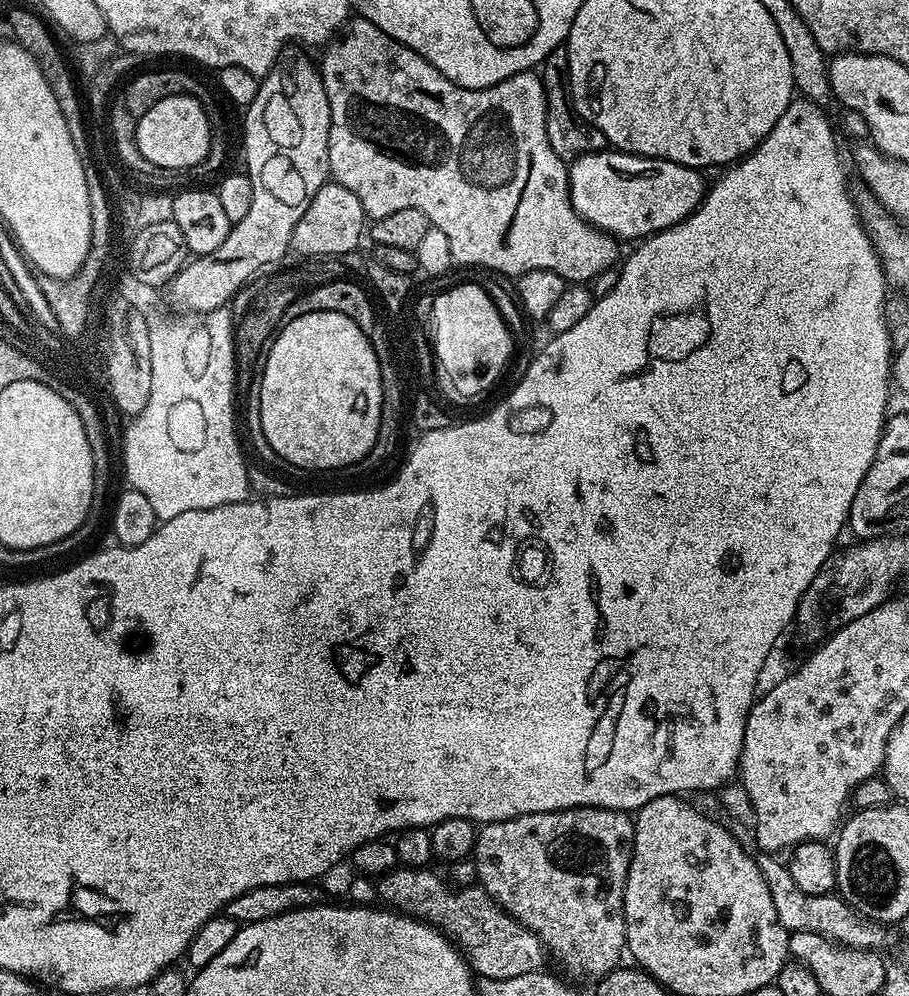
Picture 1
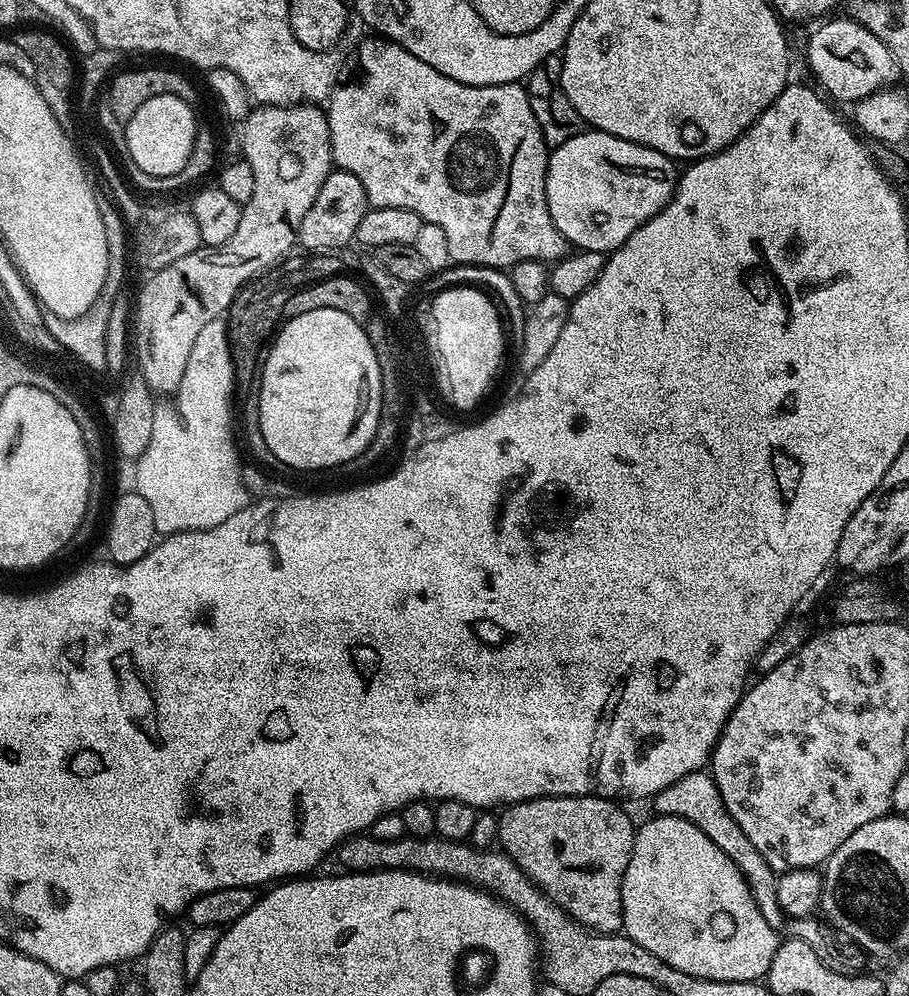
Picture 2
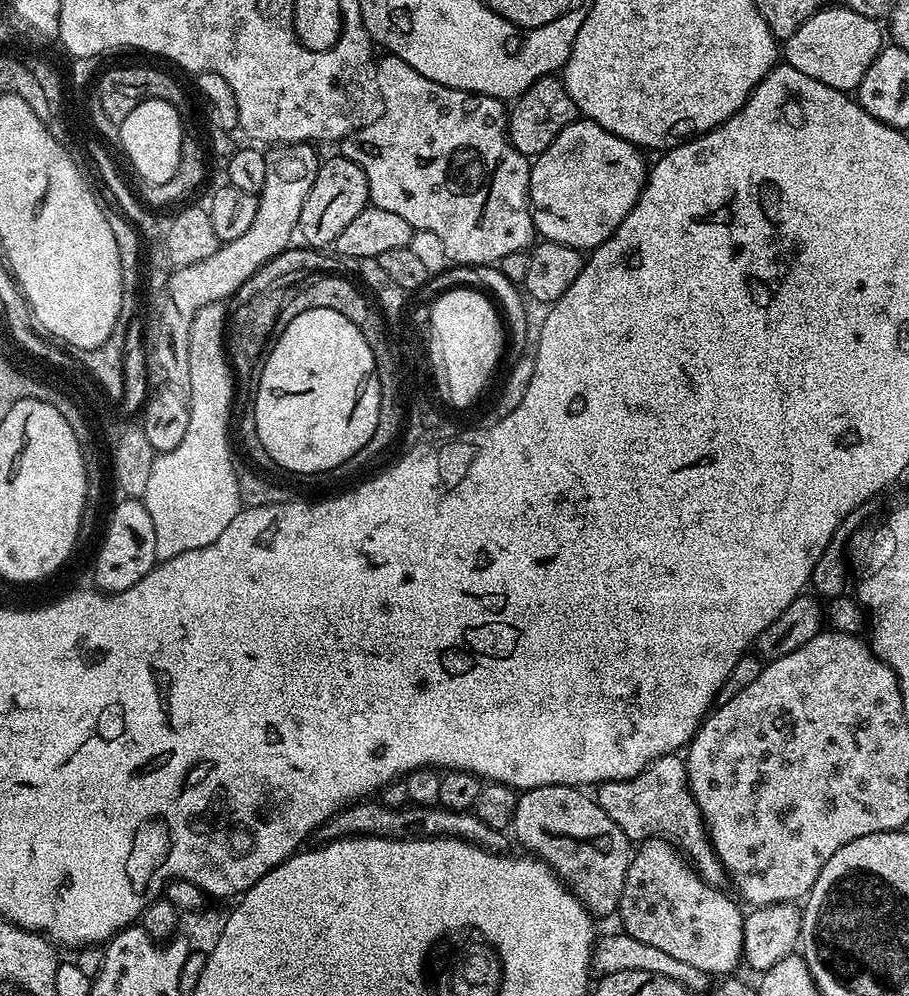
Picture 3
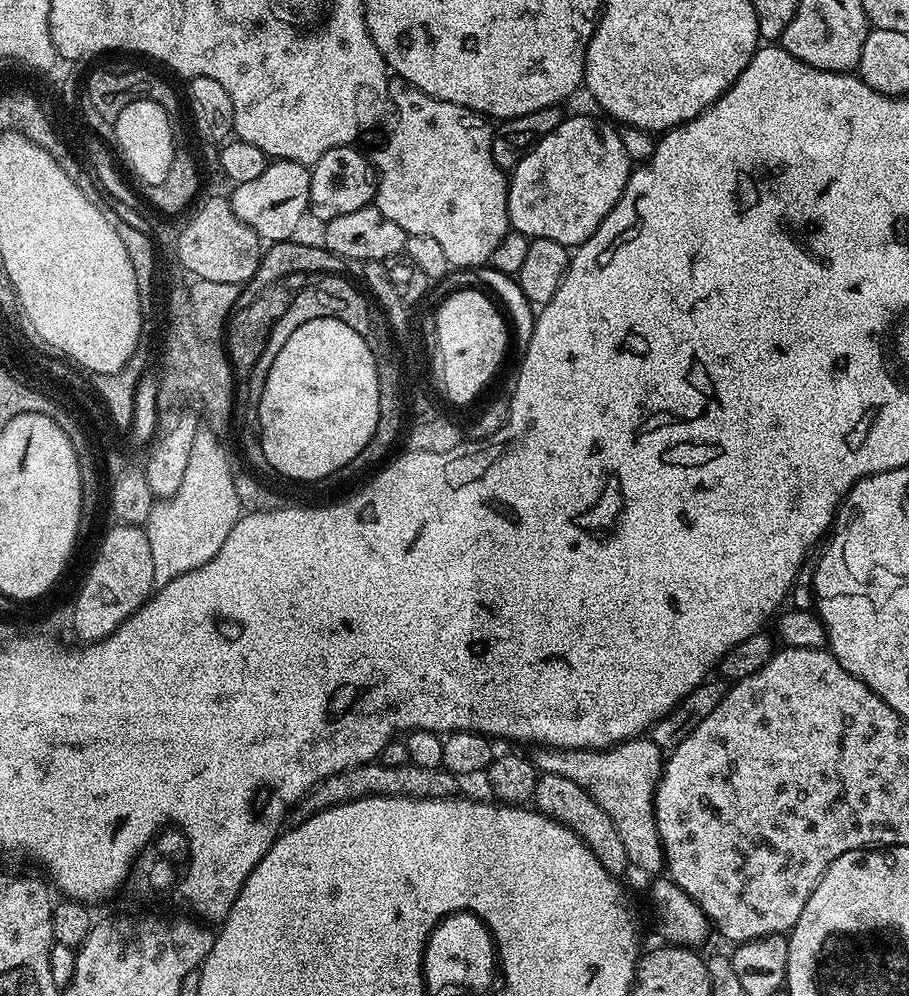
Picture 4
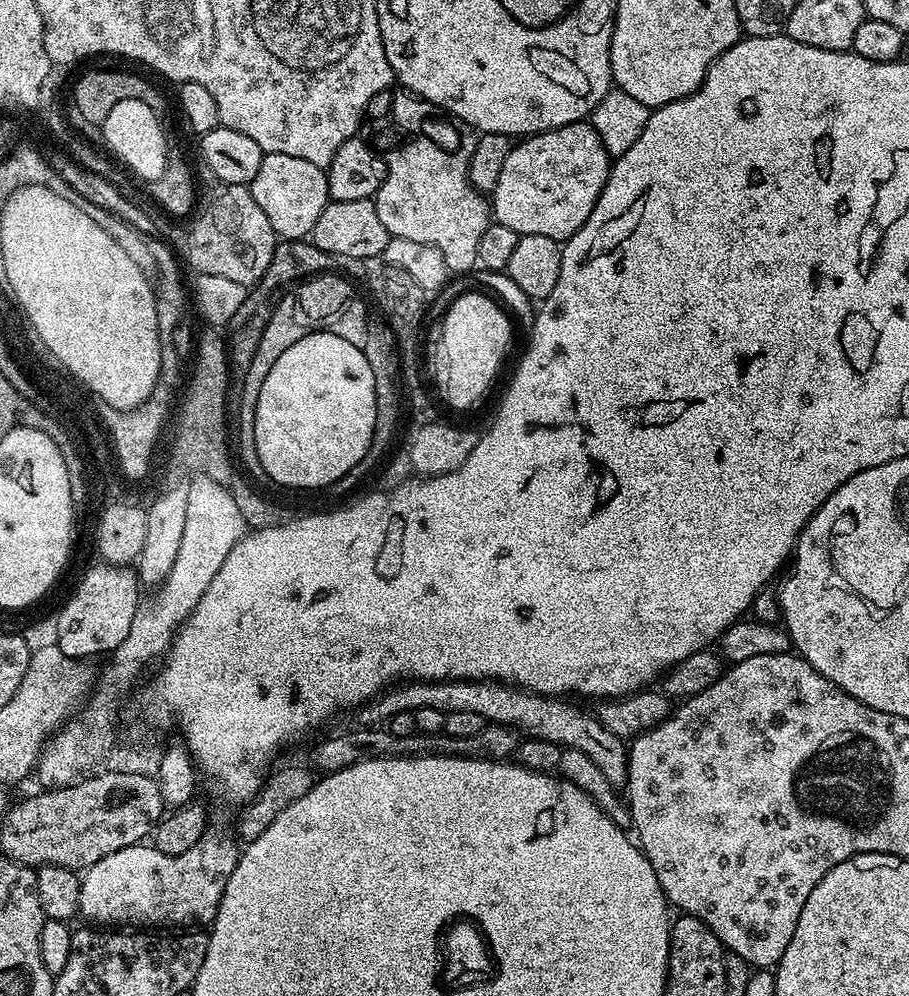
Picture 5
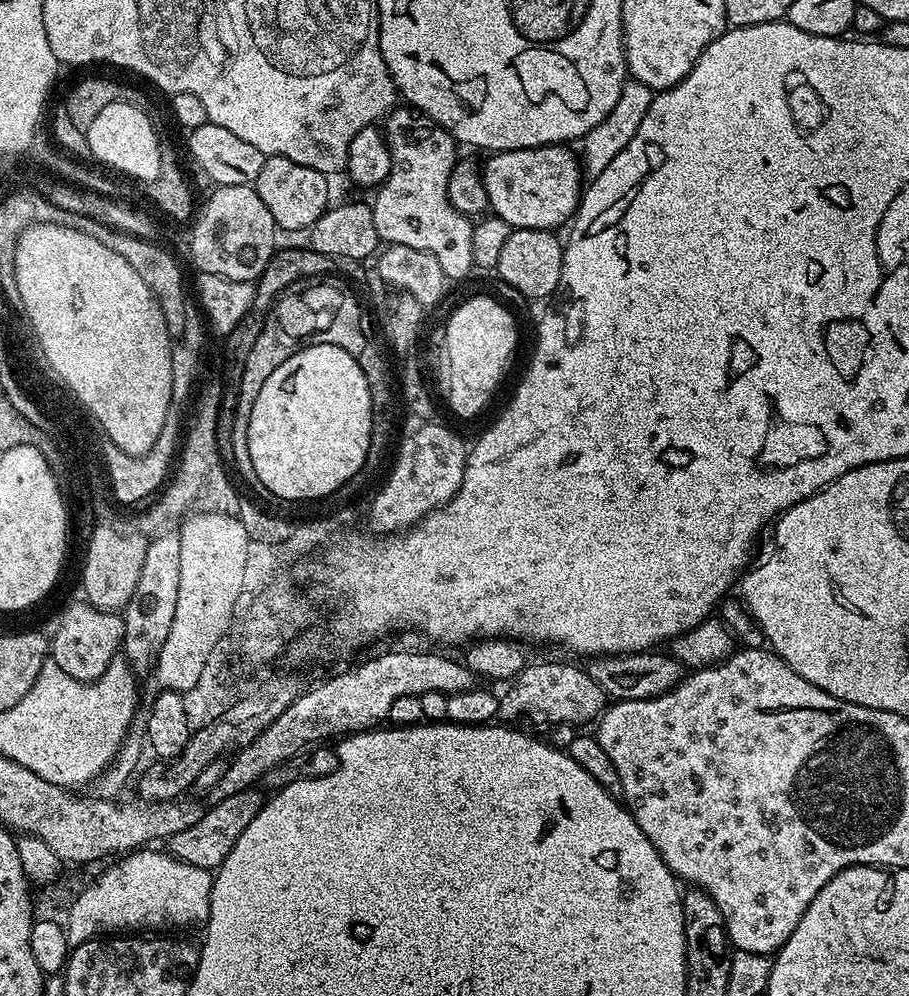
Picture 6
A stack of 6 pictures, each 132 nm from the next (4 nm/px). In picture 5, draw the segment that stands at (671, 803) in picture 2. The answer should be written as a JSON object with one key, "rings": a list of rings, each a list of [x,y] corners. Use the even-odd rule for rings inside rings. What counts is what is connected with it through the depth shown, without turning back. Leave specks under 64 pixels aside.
{"rings":[[[413,680],[411,682],[400,682],[395,685],[394,690],[388,690],[383,693],[379,698],[373,699],[371,703],[367,706],[361,707],[359,709],[360,712],[360,721],[359,723],[364,726],[371,725],[372,720],[381,720],[381,722],[387,721],[390,717],[393,716],[396,712],[417,712],[419,708],[433,708],[434,710],[438,710],[439,712],[443,712],[445,714],[450,712],[457,712],[458,710],[467,710],[470,714],[478,714],[483,720],[489,724],[504,724],[508,728],[515,729],[516,732],[523,734],[525,737],[531,739],[542,739],[546,742],[552,742],[559,744],[562,749],[565,748],[573,748],[574,750],[582,750],[582,754],[586,754],[590,758],[590,762],[594,762],[594,766],[598,766],[598,770],[602,770],[602,774],[606,779],[608,779],[608,783],[613,786],[620,786],[625,783],[628,779],[628,750],[629,745],[625,743],[623,739],[615,736],[614,733],[611,733],[610,730],[607,729],[607,726],[600,721],[595,715],[587,716],[584,712],[579,712],[576,708],[571,708],[570,705],[564,704],[568,702],[561,702],[556,698],[549,698],[547,696],[542,696],[539,694],[533,694],[519,686],[513,686],[511,684],[506,684],[503,682],[493,682],[491,680],[437,680],[435,682],[425,682],[423,680]]]}

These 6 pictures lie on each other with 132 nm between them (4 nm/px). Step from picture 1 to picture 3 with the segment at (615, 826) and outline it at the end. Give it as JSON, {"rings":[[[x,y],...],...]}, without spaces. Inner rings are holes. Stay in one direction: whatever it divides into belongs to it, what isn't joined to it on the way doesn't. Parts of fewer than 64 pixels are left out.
{"rings":[[[565,784],[554,786],[538,786],[521,791],[516,798],[516,809],[513,812],[511,831],[516,831],[520,839],[521,849],[527,850],[538,860],[544,860],[552,867],[552,871],[572,889],[585,908],[593,917],[608,916],[617,911],[622,898],[622,890],[626,886],[628,866],[634,855],[633,841],[618,830],[614,818],[596,804],[591,795],[580,788],[571,788]]]}

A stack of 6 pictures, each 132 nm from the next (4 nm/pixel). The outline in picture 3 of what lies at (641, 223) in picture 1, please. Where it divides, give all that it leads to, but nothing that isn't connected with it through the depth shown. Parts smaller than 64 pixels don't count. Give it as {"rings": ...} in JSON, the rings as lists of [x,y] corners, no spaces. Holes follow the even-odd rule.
{"rings":[[[578,118],[540,156],[531,161],[528,205],[532,208],[532,225],[544,240],[571,248],[591,250],[606,242],[622,226],[626,214],[638,202],[646,179],[645,153],[635,144],[610,134],[592,120]]]}

